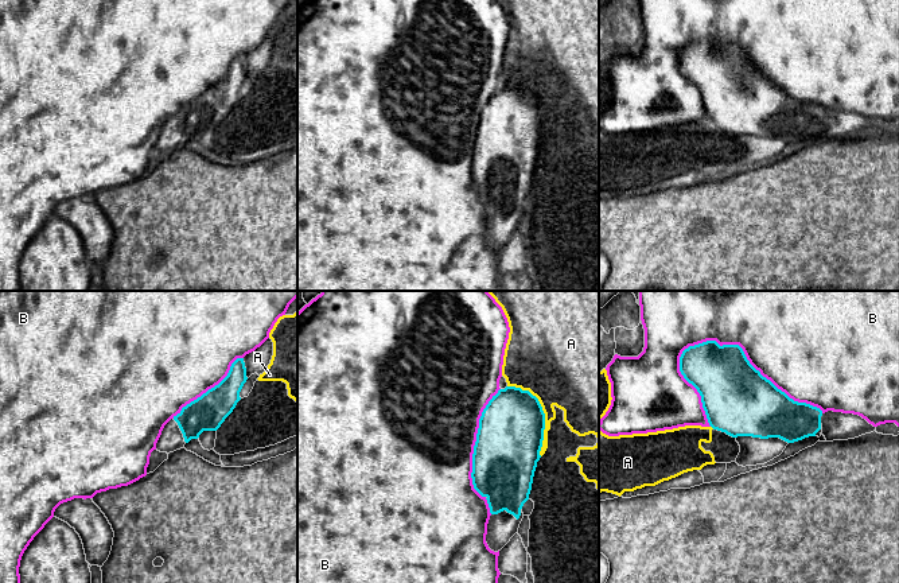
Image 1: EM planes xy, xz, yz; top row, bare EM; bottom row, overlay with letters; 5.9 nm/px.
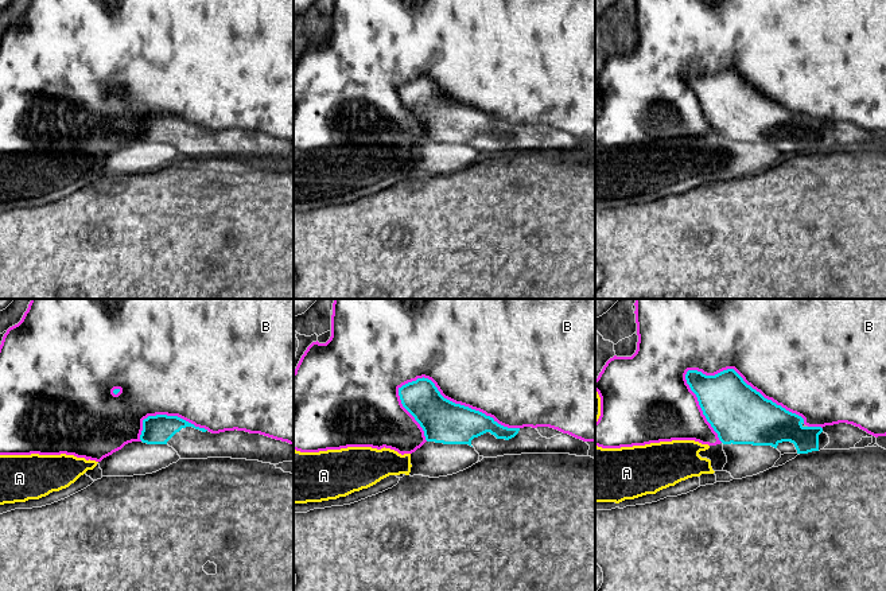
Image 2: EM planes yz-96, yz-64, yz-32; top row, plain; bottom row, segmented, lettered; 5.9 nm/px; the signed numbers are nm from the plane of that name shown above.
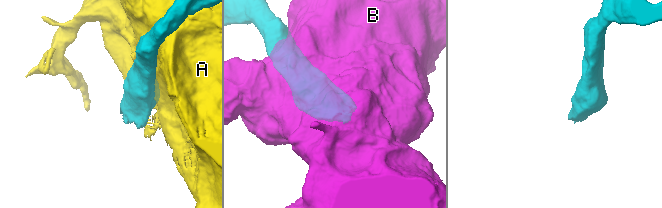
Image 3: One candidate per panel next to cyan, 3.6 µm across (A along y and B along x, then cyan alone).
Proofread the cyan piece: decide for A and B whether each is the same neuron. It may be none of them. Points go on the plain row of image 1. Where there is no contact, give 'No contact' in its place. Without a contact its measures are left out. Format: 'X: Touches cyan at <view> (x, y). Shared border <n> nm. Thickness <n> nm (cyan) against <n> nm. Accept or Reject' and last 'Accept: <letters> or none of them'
A: Touches cyan at xz (543, 111). Shared border 460 nm. Thickness 400 nm (cyan) against 380 nm. Reject
B: Touches cyan at yz (747, 58). Shared border 900 nm. Thickness 420 nm (cyan) against 460 nm. Reject
Accept: none of them

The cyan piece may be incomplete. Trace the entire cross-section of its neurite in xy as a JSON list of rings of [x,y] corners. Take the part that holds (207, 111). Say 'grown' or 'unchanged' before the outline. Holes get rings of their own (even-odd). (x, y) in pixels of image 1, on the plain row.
grown; [[[237,57],[218,83],[183,105],[164,124],[156,148],[170,152],[198,137],[203,129],[217,129],[241,98],[240,90],[246,78],[244,57]]]

